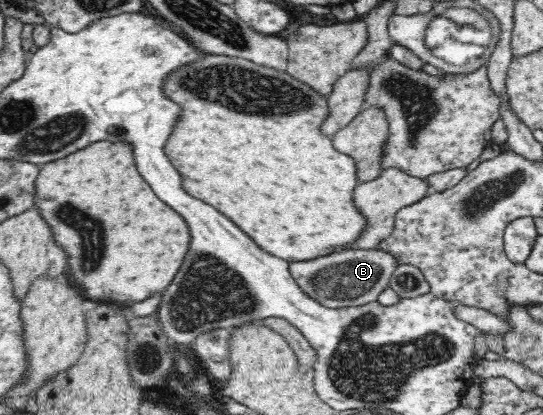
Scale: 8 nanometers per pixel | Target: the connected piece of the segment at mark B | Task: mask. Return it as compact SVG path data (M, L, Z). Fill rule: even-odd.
M378 247L376 249L342 249L334 251L328 255L309 259L308 261L296 261L290 263L290 272L298 286L308 294L308 296L322 302L327 307L359 306L370 303L377 299L378 294L389 285L390 279L396 271L399 263L396 258Z

